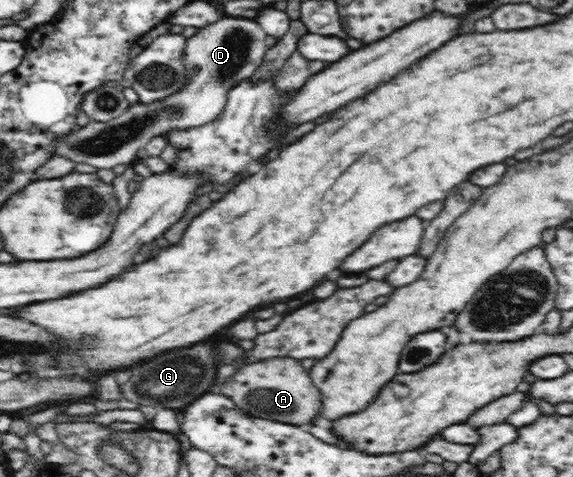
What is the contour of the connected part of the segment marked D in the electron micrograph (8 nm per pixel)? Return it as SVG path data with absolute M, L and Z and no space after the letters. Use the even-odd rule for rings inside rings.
M222 18L216 24L202 28L186 44L185 64L187 81L184 88L154 104L136 103L120 116L108 122L90 121L74 130L55 147L55 155L77 164L83 162L97 169L110 169L135 162L140 148L155 136L170 130L200 127L210 123L227 105L227 97L236 84L251 78L263 63L264 54L271 45L262 26L254 20Z

